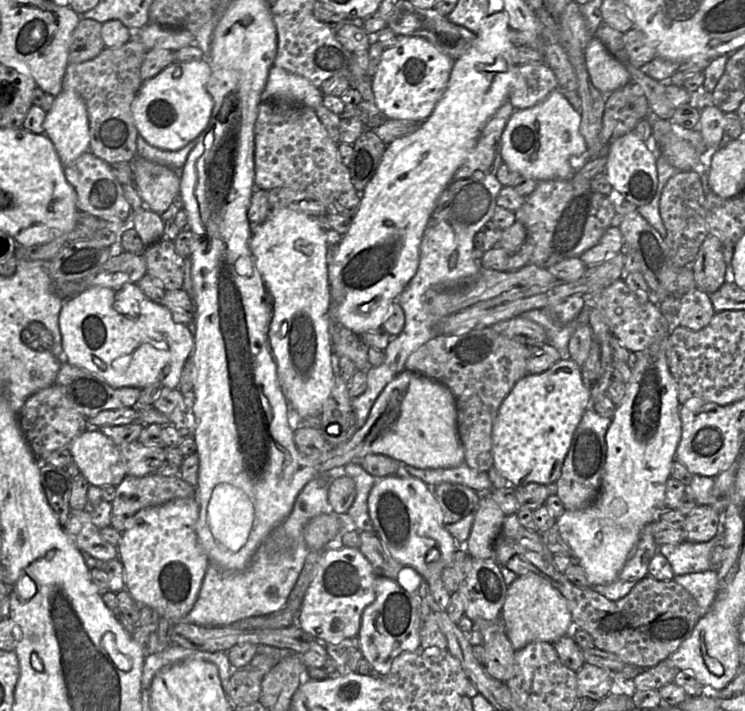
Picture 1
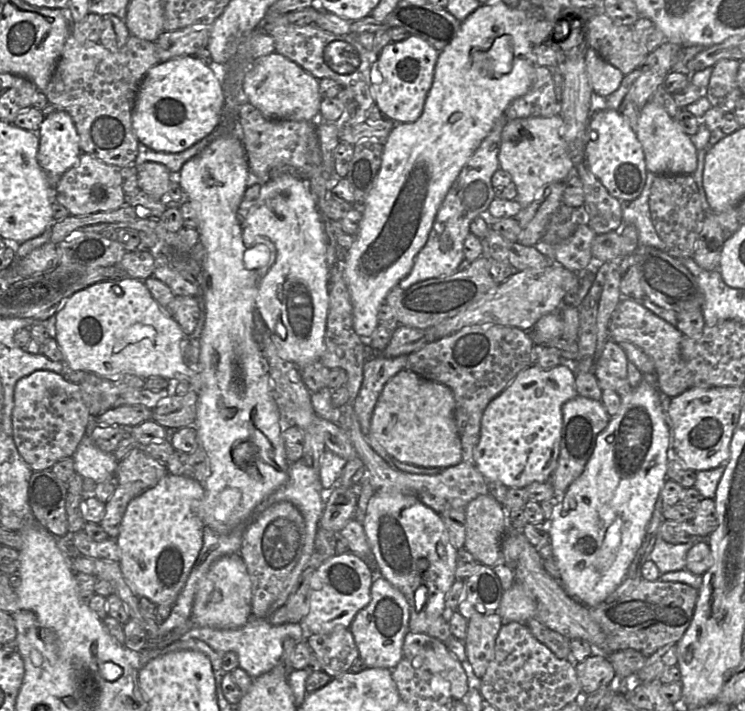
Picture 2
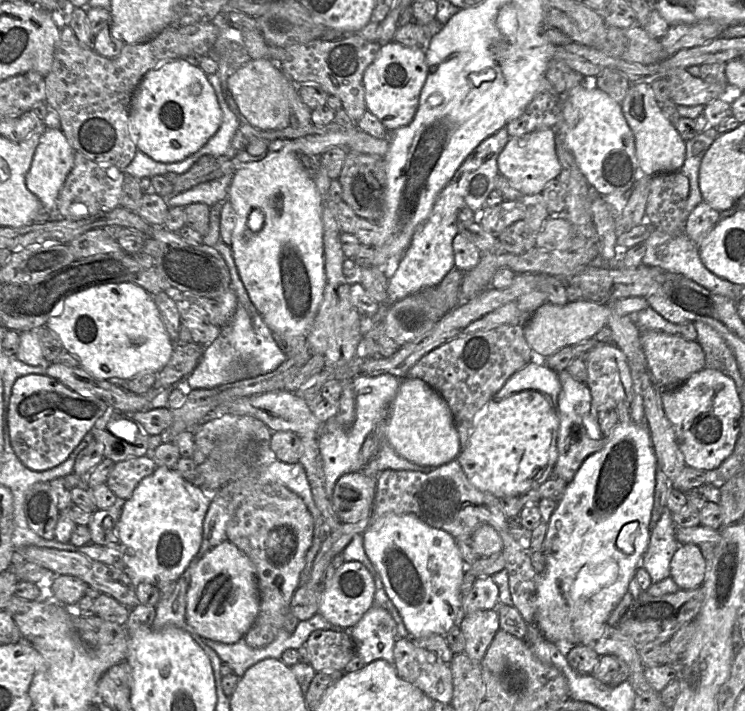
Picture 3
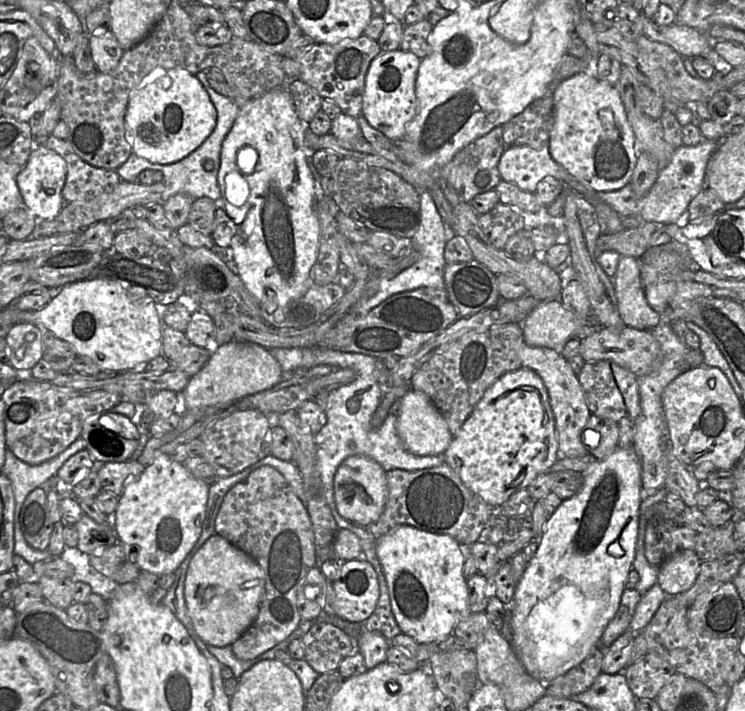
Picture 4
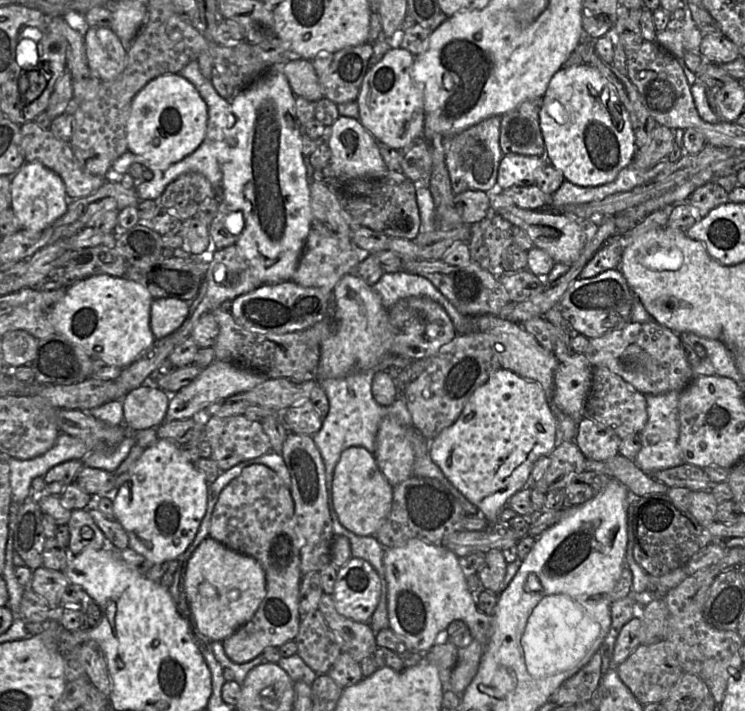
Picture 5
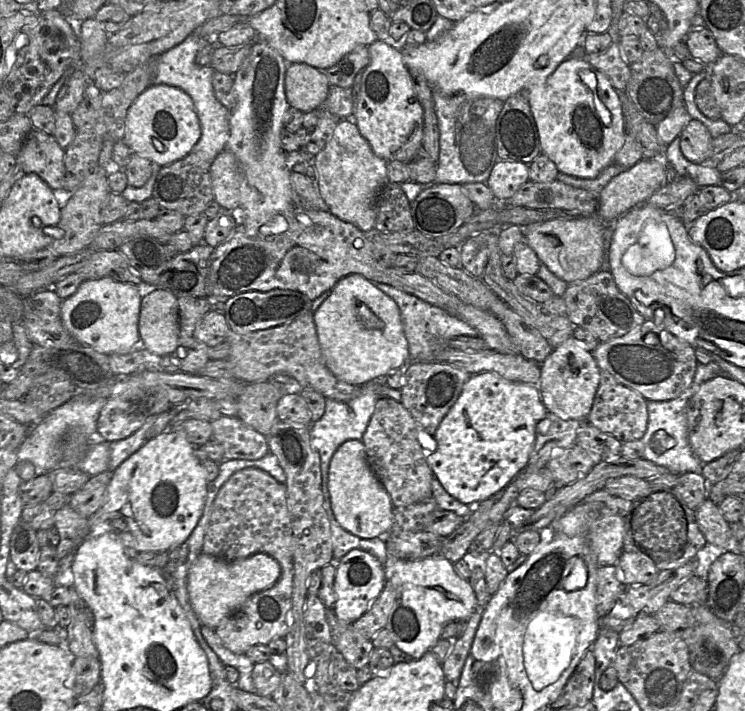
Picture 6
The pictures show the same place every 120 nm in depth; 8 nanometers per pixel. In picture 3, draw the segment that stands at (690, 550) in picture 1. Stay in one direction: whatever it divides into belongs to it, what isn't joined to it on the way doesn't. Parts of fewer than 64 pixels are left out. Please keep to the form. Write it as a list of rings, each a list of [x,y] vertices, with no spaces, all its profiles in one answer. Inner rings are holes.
[[[665,510],[649,534],[648,548],[638,567],[647,570],[652,584],[670,576],[670,562],[680,544],[675,538],[672,514]]]

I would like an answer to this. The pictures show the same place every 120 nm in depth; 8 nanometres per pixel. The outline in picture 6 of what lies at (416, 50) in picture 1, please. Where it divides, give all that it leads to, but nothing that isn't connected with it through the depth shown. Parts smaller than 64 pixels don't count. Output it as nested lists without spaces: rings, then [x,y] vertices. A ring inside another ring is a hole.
[[[377,40],[368,50],[370,62],[361,77],[353,120],[377,156],[408,163],[422,151],[423,107],[400,48]]]

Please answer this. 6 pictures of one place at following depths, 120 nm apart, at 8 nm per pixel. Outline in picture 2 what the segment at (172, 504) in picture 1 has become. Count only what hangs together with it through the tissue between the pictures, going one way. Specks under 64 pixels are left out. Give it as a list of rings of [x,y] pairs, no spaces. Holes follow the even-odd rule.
[[[168,473],[154,487],[146,489],[129,502],[115,541],[120,549],[120,568],[135,595],[146,597],[156,605],[173,605],[203,545],[204,524],[199,517],[203,499],[204,488],[197,480]]]

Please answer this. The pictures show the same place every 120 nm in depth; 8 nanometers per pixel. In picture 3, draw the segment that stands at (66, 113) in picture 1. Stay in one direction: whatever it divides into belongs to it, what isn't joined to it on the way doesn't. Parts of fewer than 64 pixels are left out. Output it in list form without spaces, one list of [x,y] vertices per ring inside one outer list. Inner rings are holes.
[[[47,128],[40,137],[25,183],[48,211],[57,209],[57,198],[73,167],[74,154],[61,129]]]

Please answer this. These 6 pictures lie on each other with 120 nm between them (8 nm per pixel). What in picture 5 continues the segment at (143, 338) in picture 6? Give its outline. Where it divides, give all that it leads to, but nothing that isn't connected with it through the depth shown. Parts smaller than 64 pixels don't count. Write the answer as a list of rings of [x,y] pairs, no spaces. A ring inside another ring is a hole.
[[[157,298],[151,305],[150,325],[156,340],[178,330],[188,317],[187,302],[177,298]]]

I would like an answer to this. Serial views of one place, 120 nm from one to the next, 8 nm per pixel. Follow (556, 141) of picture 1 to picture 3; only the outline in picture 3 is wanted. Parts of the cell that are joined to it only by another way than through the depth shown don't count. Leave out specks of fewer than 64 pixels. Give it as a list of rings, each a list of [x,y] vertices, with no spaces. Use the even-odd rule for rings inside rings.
[[[543,129],[520,137],[509,137],[497,159],[498,172],[504,176],[524,198],[540,197],[547,184],[557,179],[561,166],[556,155],[555,133]]]

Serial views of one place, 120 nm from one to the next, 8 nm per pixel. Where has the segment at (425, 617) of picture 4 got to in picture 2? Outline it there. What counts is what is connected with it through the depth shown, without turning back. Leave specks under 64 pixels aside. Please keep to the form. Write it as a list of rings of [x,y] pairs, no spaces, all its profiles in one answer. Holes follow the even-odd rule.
[[[375,492],[374,495],[369,500],[368,507],[366,510],[366,515],[364,517],[362,524],[370,545],[372,563],[375,566],[375,569],[379,573],[379,575],[385,578],[397,589],[399,589],[402,592],[402,594],[405,596],[407,601],[409,594],[414,594],[416,592],[416,589],[420,585],[424,585],[427,589],[427,600],[425,604],[426,614],[429,617],[442,616],[445,612],[446,595],[448,594],[452,584],[456,580],[454,573],[456,568],[456,557],[458,550],[451,543],[449,533],[445,528],[439,514],[437,514],[434,510],[421,503],[417,498],[413,496],[407,496],[397,492]]]

